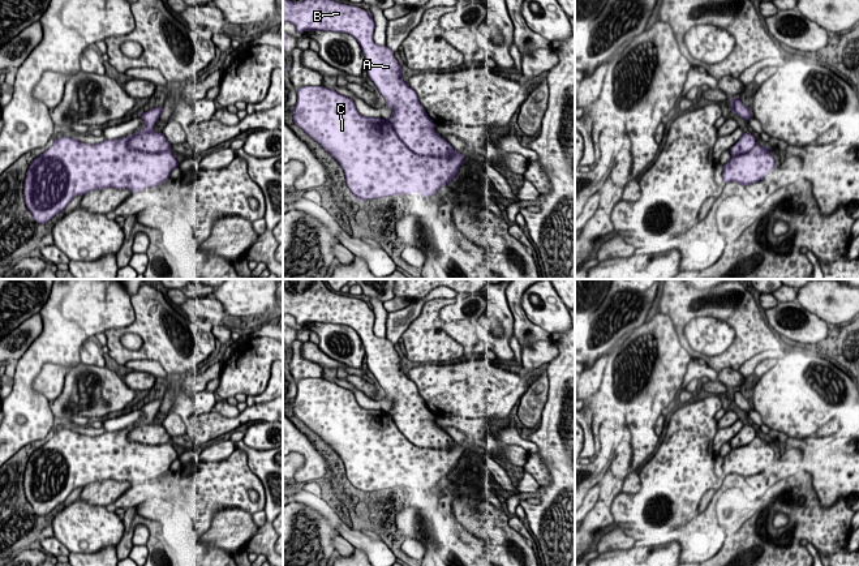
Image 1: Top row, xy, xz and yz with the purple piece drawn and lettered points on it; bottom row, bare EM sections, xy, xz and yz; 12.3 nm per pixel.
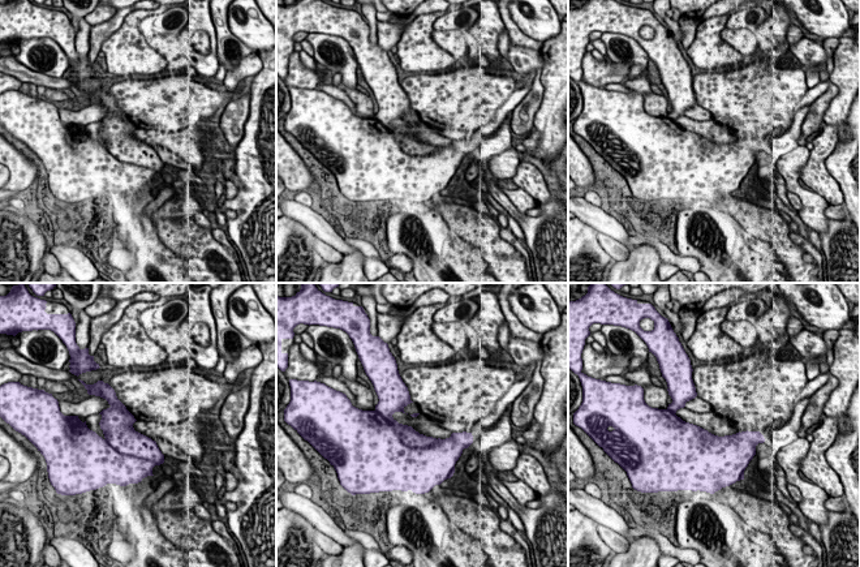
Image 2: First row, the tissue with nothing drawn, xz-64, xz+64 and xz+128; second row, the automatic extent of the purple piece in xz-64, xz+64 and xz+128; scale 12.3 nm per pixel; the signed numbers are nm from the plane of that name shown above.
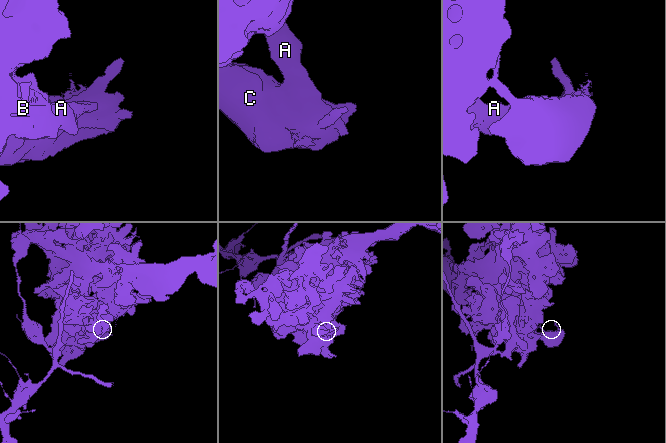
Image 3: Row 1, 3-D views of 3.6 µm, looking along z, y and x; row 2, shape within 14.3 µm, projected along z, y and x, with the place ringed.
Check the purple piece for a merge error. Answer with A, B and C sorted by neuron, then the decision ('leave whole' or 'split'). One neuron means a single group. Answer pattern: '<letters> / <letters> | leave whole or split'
A B / C | split

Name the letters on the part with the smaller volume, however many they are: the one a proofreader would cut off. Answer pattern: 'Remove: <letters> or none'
Remove: C

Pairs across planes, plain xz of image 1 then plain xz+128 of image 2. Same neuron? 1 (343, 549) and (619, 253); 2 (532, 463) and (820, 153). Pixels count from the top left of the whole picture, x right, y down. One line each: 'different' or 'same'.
1: same
2: same

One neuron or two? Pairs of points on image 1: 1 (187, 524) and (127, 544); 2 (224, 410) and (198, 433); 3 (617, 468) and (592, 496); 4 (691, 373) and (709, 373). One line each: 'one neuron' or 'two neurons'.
1: two neurons
2: two neurons
3: two neurons
4: one neuron

